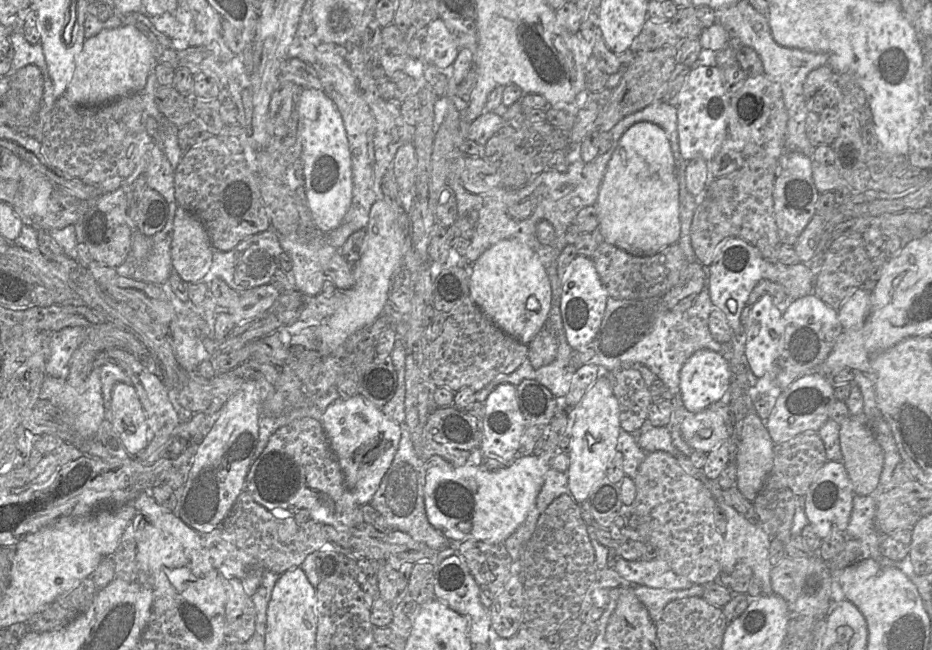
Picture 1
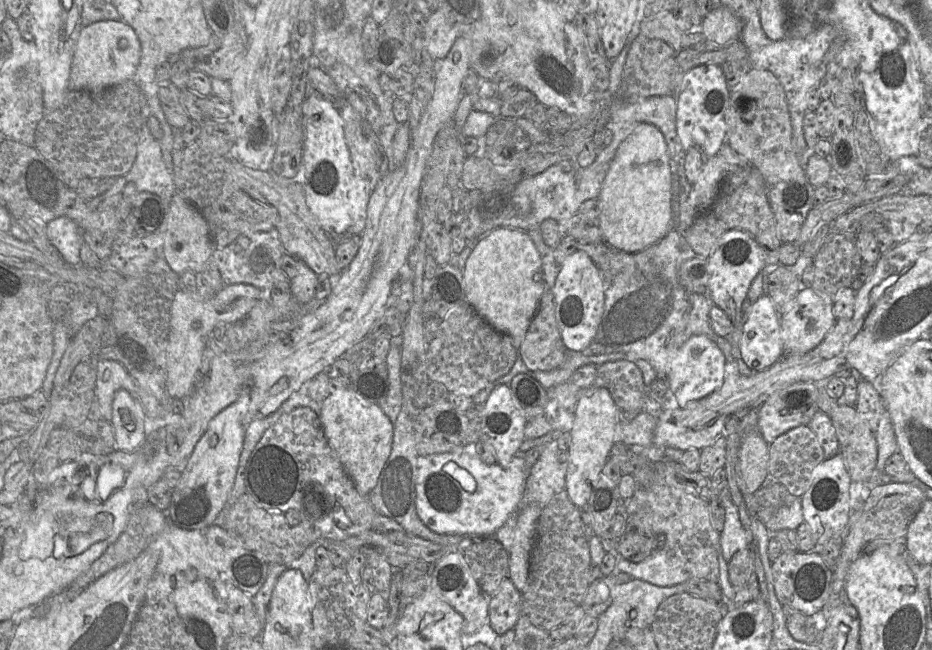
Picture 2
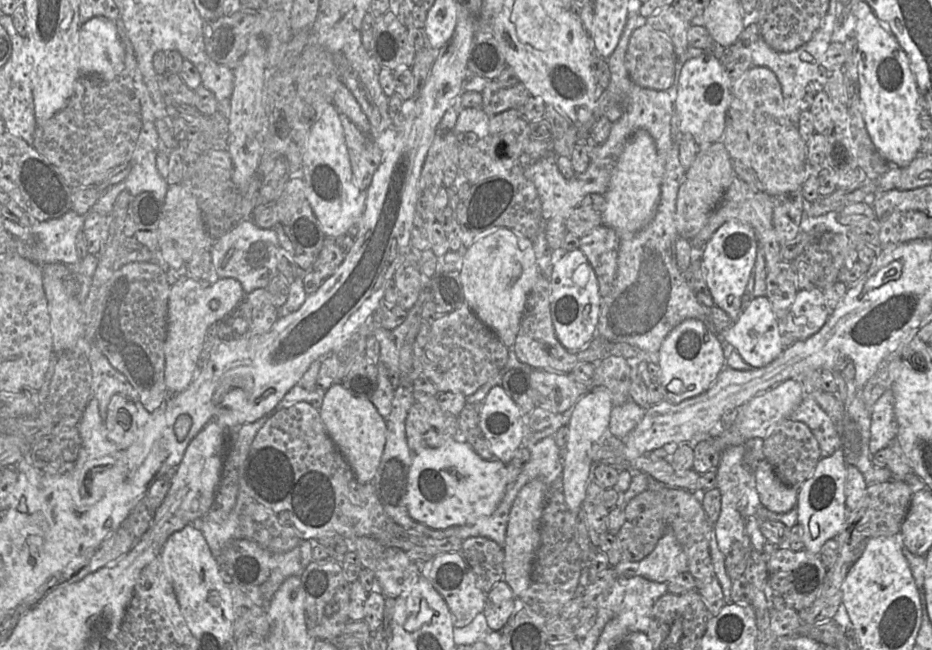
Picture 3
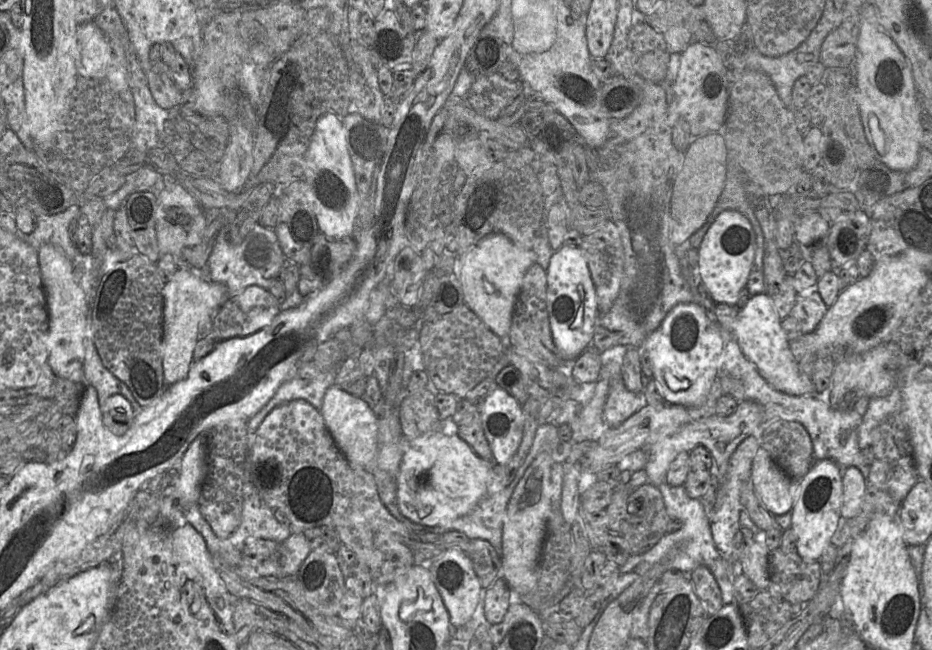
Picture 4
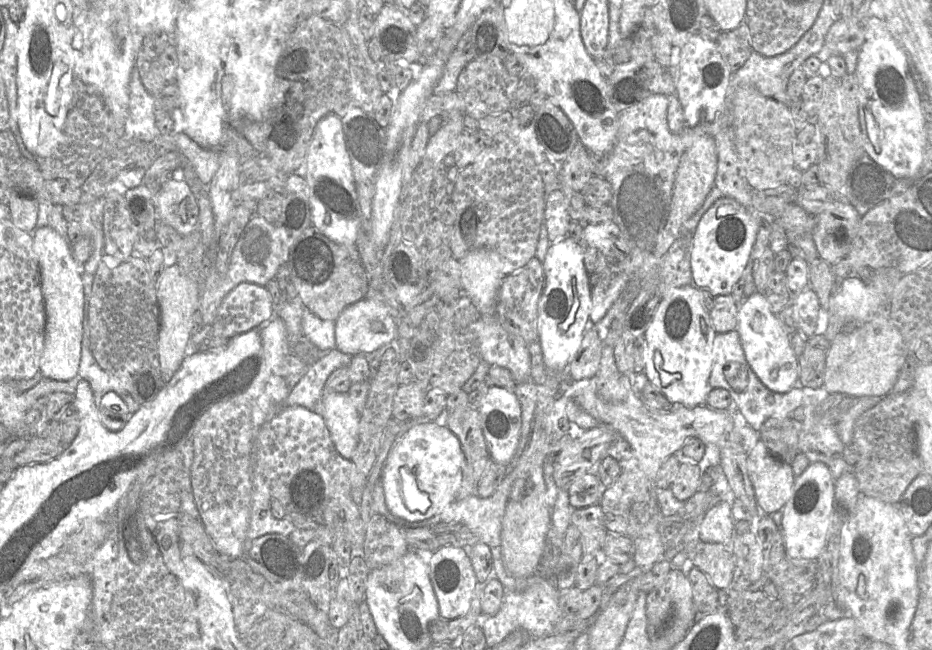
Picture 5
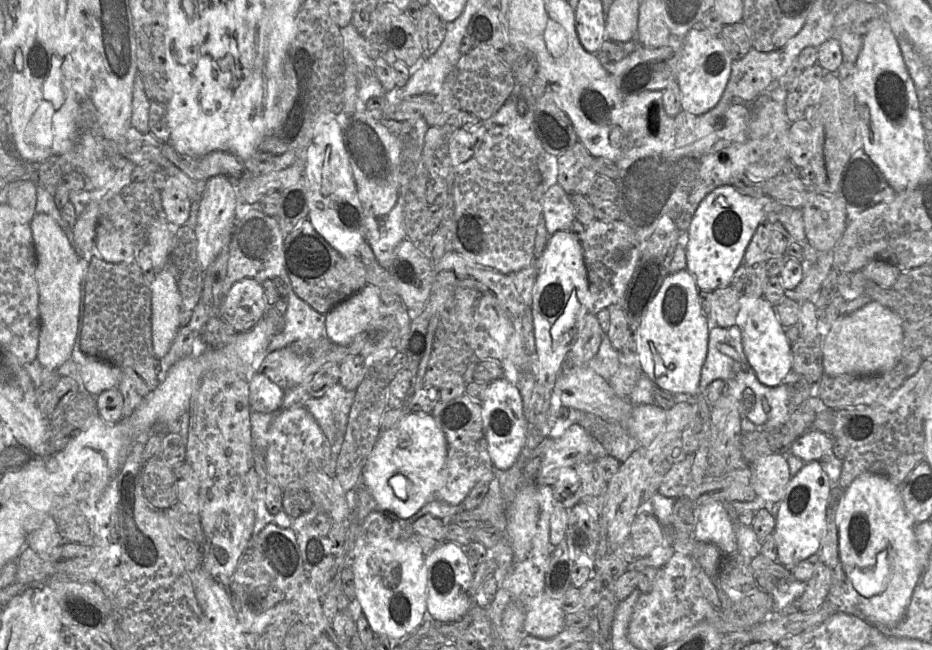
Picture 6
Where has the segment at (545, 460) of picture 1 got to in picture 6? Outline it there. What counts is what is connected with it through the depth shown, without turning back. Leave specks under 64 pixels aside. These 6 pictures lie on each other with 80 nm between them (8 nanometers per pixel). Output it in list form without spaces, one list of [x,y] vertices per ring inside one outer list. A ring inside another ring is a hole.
[[[407,414],[396,426],[383,430],[362,472],[362,484],[383,511],[409,520],[435,499],[447,479],[447,442],[431,414]]]

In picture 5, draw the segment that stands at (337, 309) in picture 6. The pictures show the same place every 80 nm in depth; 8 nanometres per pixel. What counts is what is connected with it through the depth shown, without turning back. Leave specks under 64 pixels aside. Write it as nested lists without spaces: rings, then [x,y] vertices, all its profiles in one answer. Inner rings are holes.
[[[367,296],[348,306],[335,321],[336,348],[350,356],[370,354],[394,341],[397,328],[382,299]]]

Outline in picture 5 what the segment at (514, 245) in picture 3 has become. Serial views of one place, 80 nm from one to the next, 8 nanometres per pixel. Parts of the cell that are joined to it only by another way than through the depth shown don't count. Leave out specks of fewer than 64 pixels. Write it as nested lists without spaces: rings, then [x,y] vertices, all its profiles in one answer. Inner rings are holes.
[[[481,248],[460,259],[461,283],[466,294],[477,308],[495,316],[497,292],[506,275],[506,263],[495,251]]]

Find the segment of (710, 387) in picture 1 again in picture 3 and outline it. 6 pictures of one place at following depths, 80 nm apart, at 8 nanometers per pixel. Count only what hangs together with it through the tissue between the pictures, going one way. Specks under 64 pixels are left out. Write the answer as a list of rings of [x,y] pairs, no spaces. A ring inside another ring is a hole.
[[[687,319],[673,328],[658,351],[665,401],[679,404],[706,392],[725,368],[722,342],[697,319]]]

